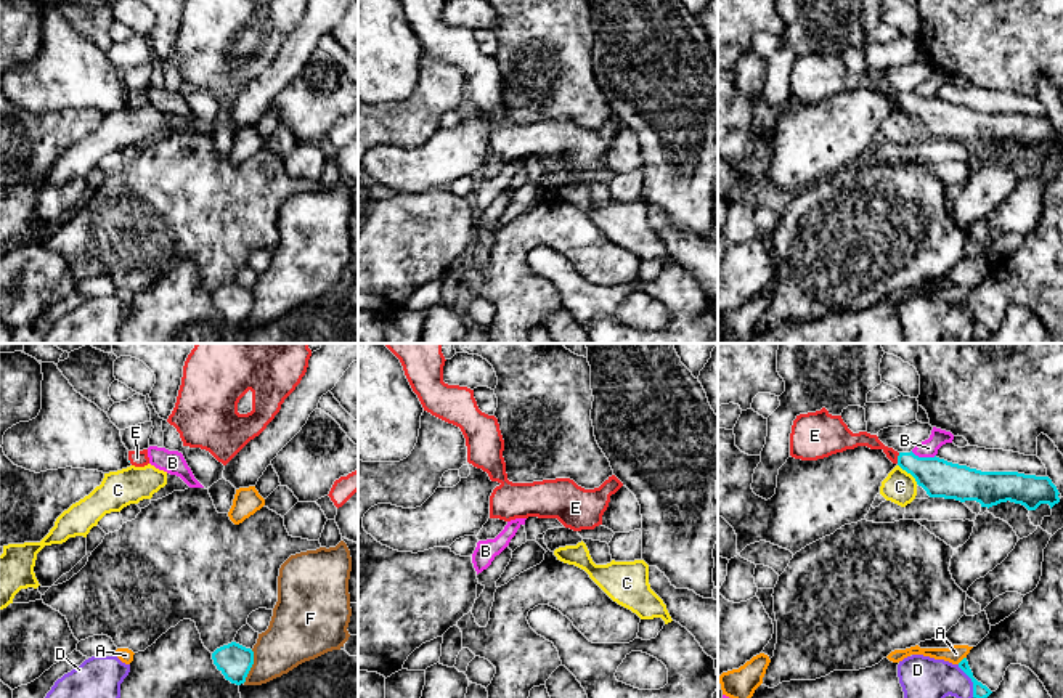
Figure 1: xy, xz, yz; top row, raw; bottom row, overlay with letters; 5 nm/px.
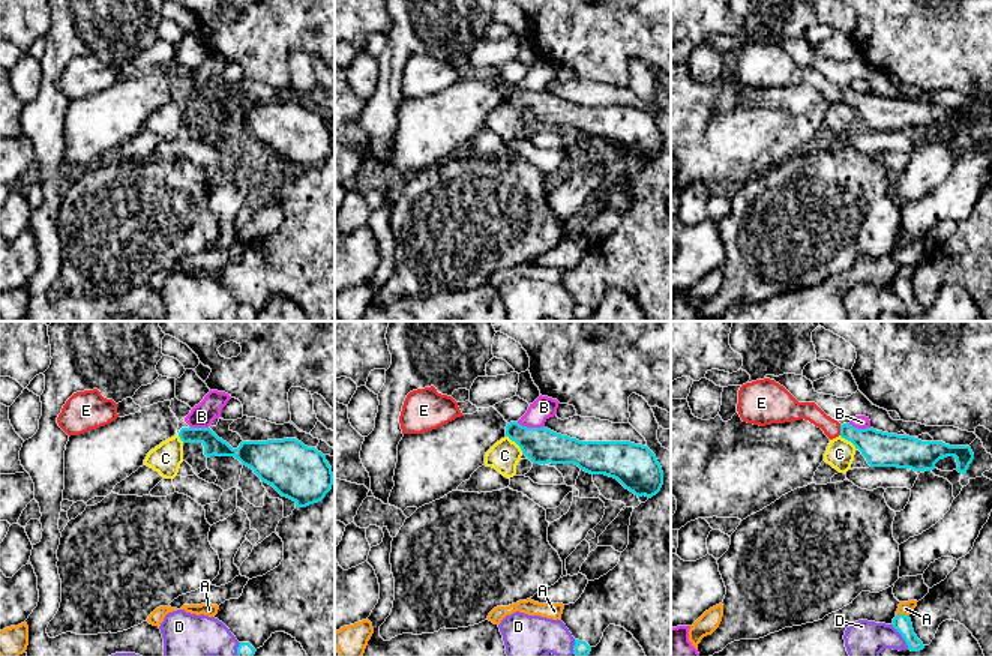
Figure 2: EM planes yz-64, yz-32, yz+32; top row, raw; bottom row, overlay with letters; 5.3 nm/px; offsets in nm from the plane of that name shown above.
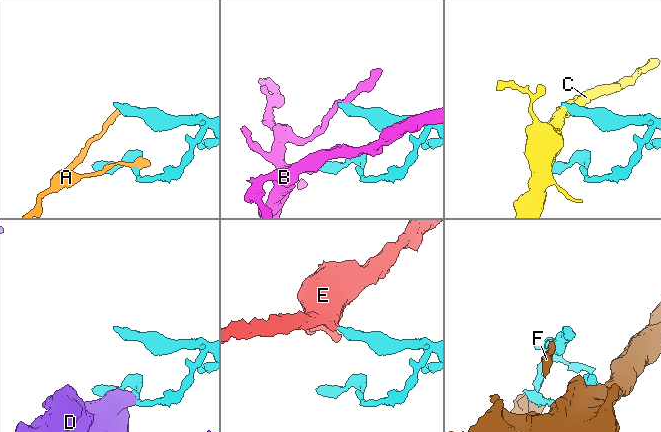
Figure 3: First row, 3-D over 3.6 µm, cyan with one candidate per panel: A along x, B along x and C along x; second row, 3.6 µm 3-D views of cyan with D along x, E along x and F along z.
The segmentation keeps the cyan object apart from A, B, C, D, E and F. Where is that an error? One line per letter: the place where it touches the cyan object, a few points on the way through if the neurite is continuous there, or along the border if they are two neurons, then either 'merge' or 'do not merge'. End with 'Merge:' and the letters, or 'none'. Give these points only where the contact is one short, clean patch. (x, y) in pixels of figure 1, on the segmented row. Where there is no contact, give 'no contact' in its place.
A: yz (962, 660) | along yz (965, 657), (957, 663) | do not merge
B: yz (924, 458) | do not merge
C: yz (909, 472) | along yz (898, 464), (917, 483) | do not merge
D: yz (972, 681) | along yz (957, 665), (970, 679), (973, 697) | do not merge
E: yz (898, 458) | across yz (940, 478), (898, 458), (869, 440), (851, 440) | merge
F: xy (251, 666) | do not merge
Merge: E

